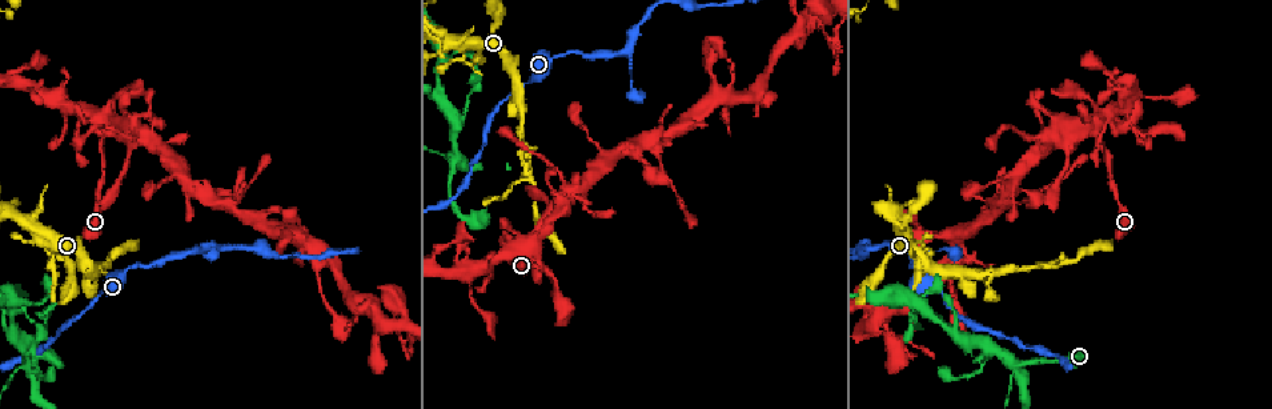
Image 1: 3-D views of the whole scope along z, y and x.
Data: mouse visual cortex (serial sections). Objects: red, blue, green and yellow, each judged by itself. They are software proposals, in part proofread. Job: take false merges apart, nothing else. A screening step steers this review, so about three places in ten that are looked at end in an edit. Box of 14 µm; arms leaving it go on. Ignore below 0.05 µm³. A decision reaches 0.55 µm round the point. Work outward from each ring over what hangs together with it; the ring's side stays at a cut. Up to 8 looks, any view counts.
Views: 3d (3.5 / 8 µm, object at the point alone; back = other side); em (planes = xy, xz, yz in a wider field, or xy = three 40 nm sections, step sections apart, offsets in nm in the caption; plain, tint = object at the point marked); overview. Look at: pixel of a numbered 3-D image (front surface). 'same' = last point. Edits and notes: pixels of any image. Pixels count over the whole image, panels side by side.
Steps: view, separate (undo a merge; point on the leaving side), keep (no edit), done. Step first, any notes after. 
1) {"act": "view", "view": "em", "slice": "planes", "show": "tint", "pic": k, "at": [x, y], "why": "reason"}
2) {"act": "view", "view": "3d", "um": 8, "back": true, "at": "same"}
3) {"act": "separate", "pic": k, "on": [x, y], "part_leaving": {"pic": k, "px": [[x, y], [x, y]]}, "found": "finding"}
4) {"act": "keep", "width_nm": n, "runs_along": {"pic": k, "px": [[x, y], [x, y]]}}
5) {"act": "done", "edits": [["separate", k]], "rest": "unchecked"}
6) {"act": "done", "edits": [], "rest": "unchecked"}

{"act": "view", "view": "3d", "um": 3.5, "pic": 1, "at": [28, 366], "why": "looks like a crossing"}

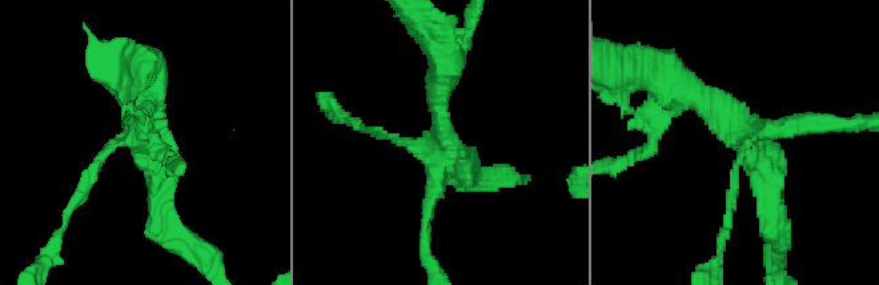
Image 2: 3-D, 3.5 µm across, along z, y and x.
{"act": "view", "view": "em", "slice": "xy", "step": 2, "show": "tint", "pic": 2, "at": [748, 135]}

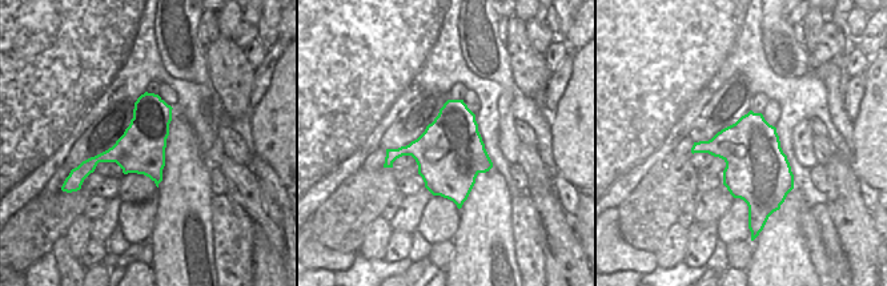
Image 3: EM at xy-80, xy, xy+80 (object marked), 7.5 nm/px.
{"act": "keep", "arms": 4, "runs_along": {"pic": 2, "px": [[830, 124], [741, 132], [677, 87]]}, "found": "all the same cell"}

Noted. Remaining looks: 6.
{"act": "view", "view": "3d", "um": 8, "pic": 1, "at": [986, 271]}

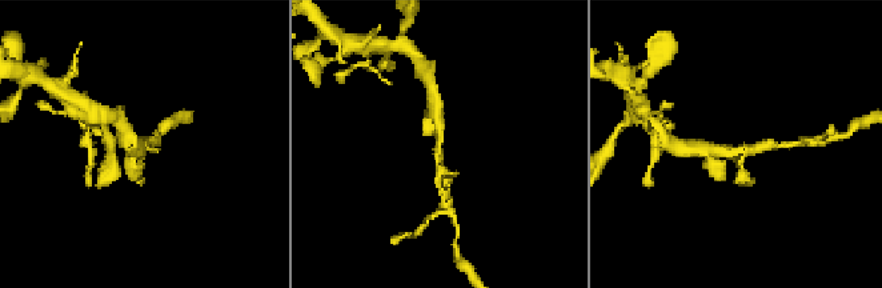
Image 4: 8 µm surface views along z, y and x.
{"act": "view", "view": "em", "slice": "xy", "step": 1, "show": "tint", "pic": 4, "at": [740, 151]}

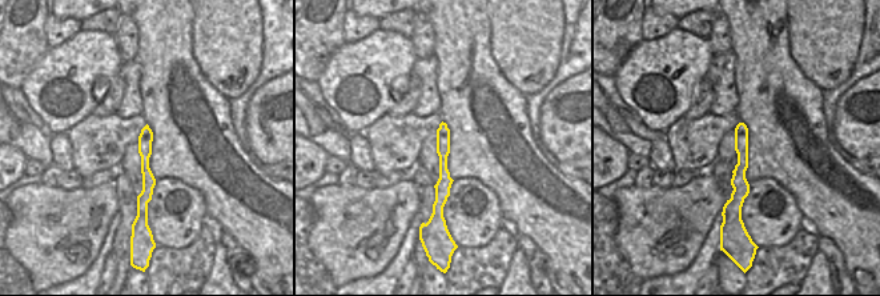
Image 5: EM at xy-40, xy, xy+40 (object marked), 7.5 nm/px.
{"act": "keep", "runs_along": {"pic": 4, "px": [[436, 112], [442, 187]]}, "found": "continuous, no second cell"}

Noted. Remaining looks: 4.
{"act": "view", "view": "3d", "um": 3.5, "pic": 1, "at": [198, 247], "why": "thin arm on a thick one"}

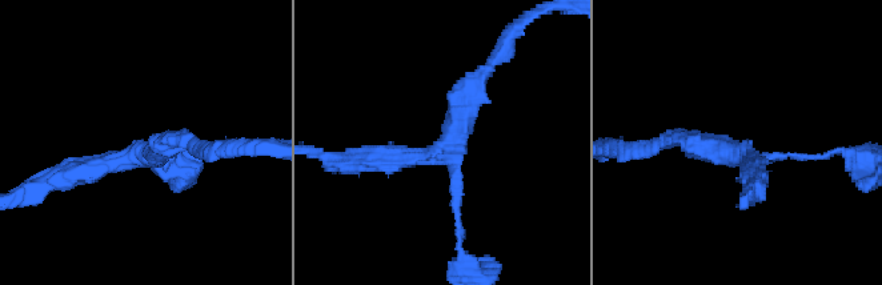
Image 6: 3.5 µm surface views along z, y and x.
{"act": "view", "view": "em", "slice": "xy", "step": 5, "show": "tint", "pic": 6, "at": [142, 154], "arms": 3, "arm_widths_nm": [100, 250, 300]}

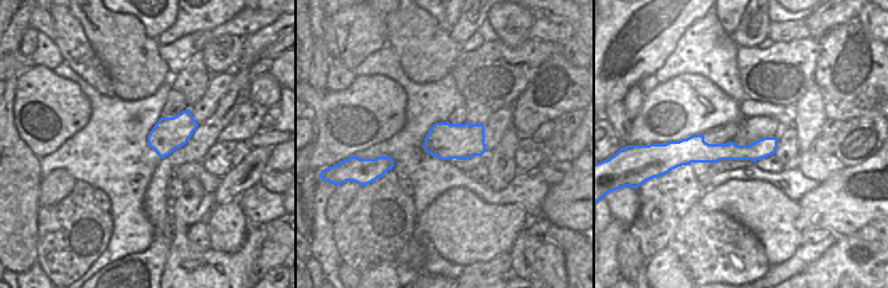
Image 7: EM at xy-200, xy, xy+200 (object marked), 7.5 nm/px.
{"act": "keep", "runs_along": {"pic": 7, "px": [[774, 140], [754, 152], [678, 144]]}, "found": "continuous, no second cell"}

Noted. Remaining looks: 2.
{"act": "done", "edits": [], "rest": "unchecked"}

